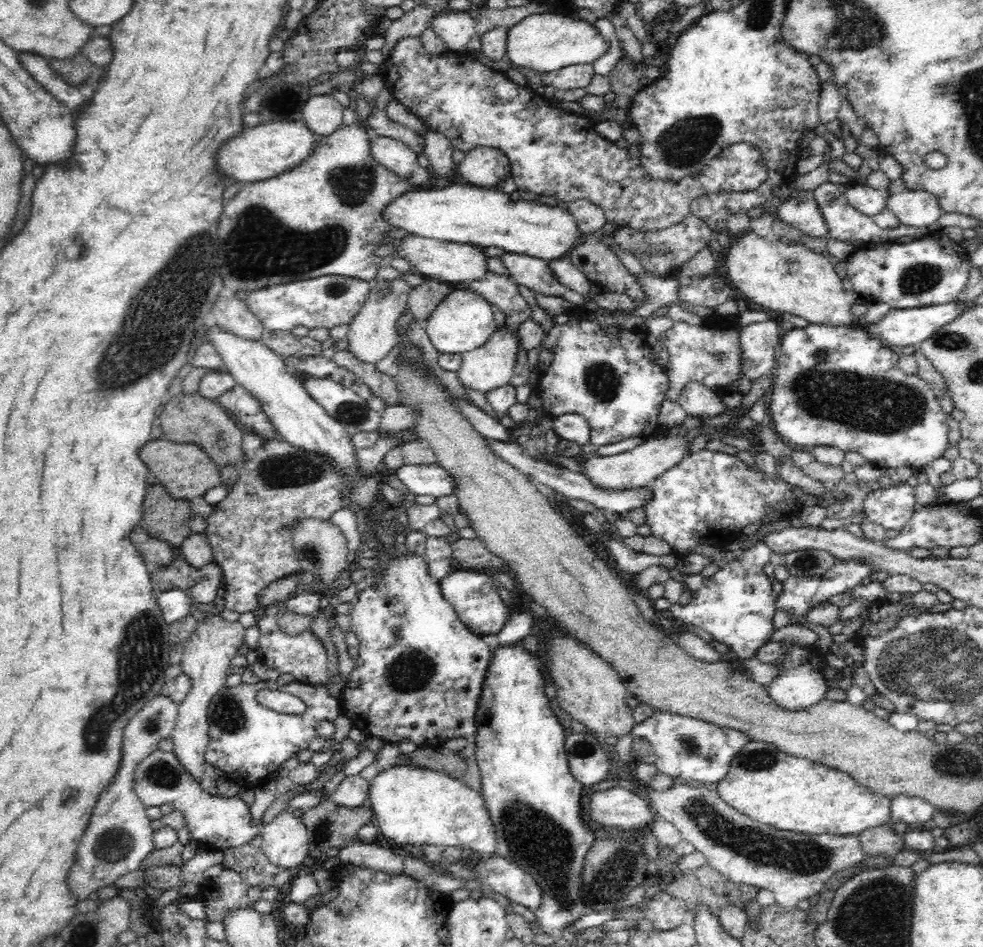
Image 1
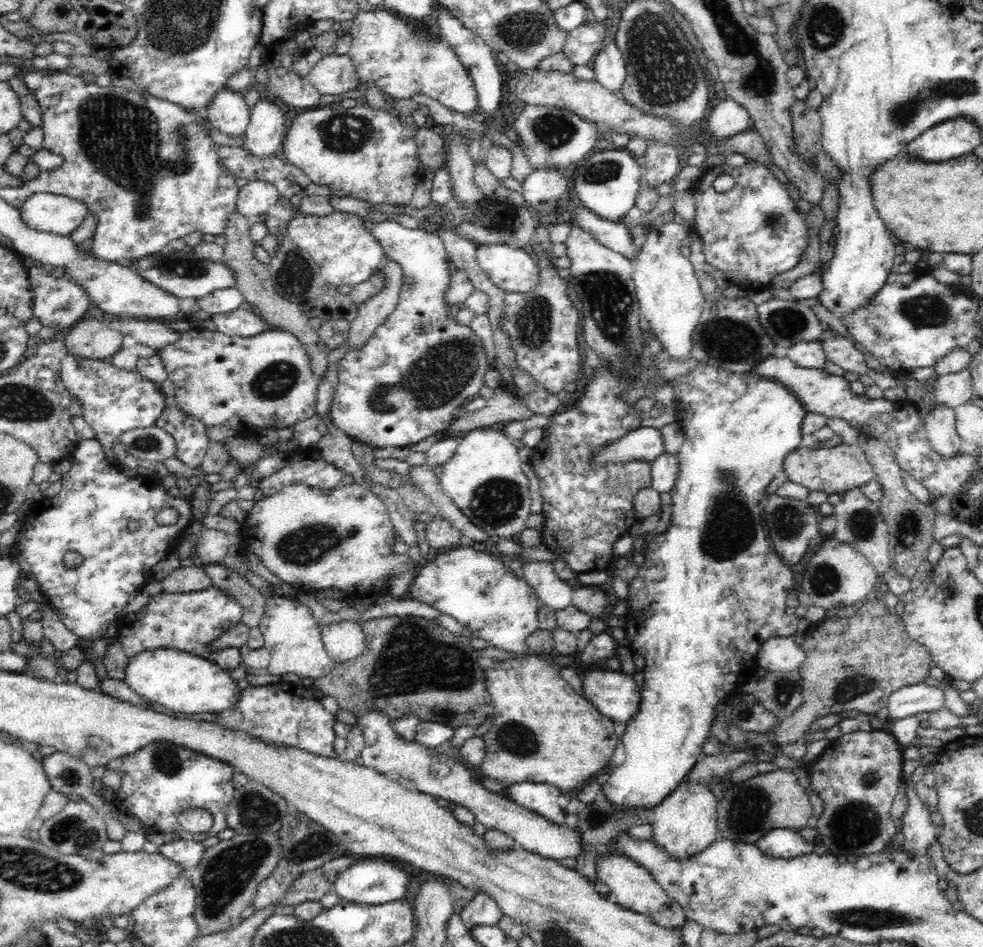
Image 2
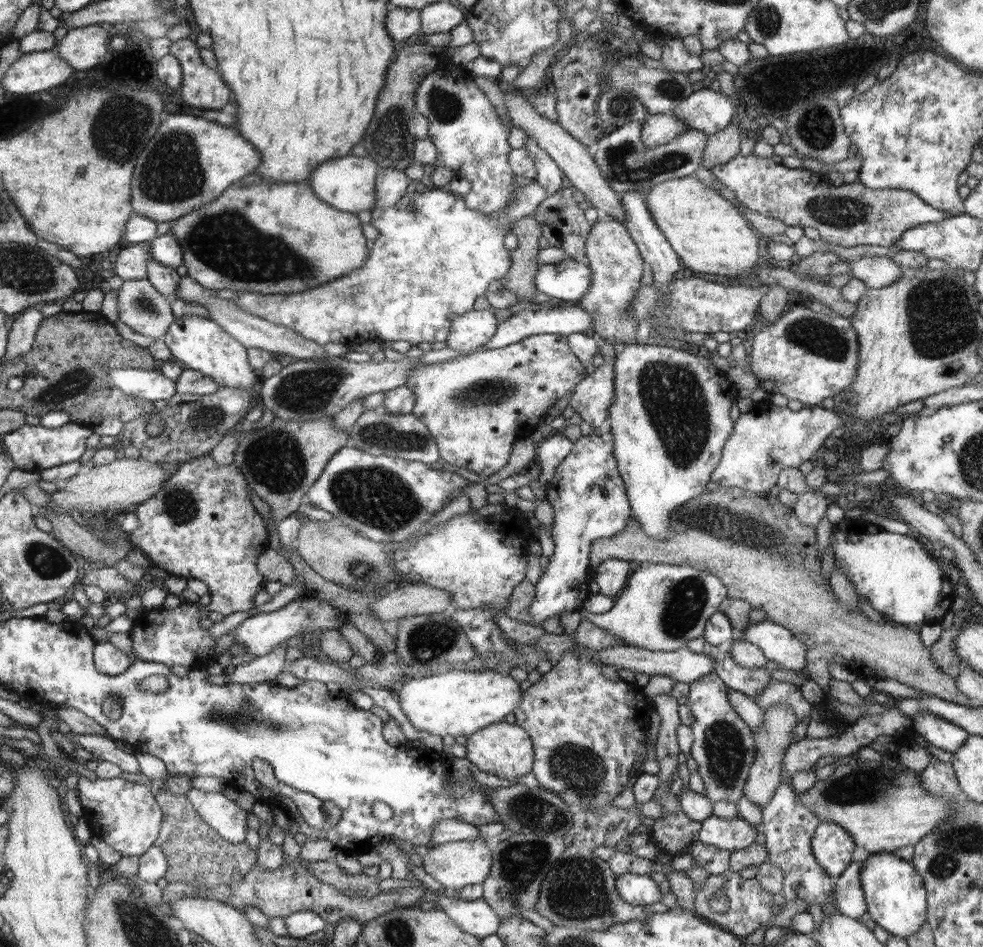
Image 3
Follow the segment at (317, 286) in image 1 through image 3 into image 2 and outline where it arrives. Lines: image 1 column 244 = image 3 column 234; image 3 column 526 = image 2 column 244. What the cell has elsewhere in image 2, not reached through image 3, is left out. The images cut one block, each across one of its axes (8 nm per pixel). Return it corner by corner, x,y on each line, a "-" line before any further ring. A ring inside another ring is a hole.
253,180
239,188
236,198
237,211
251,220
267,212
279,198
278,189
269,182

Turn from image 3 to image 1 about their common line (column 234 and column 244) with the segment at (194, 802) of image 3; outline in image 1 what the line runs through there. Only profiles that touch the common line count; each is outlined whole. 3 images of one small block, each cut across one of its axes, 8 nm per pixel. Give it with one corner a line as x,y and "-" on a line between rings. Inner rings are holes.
156,749
138,764
134,777
133,787
141,803
145,807
173,804
174,810
185,816
188,832
200,850
222,851
228,846
240,846
264,830
265,825
262,825
261,820
257,825
252,823
250,806
238,795
222,797
203,791
200,780
186,771
172,751

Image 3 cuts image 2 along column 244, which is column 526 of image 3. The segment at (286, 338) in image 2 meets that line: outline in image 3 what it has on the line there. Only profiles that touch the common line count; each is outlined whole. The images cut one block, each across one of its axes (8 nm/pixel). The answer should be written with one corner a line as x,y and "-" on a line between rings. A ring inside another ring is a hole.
539,334
530,336
527,339
520,340
519,343
511,344
504,348
480,349
468,355
457,356
439,363
420,363
413,368
405,385
414,393
414,397
416,398
416,406
414,406
412,415
420,418
424,422
424,425
428,426
428,431
435,438
436,445
439,446
439,452
441,453
439,461
444,460
445,463
450,465
475,472
480,477
480,482
487,481
489,483
492,480
492,476
496,475
496,473
506,466
506,462
510,459
512,446
516,441
527,439
528,434
535,430
534,426
538,427
540,418
548,412
548,408
553,407
556,404
556,400
560,400
564,394
568,394
572,390
572,386
576,386
578,382
584,380
586,376
586,372
584,372
585,366
582,366
580,361
579,357
571,351
571,345
567,336
563,334

